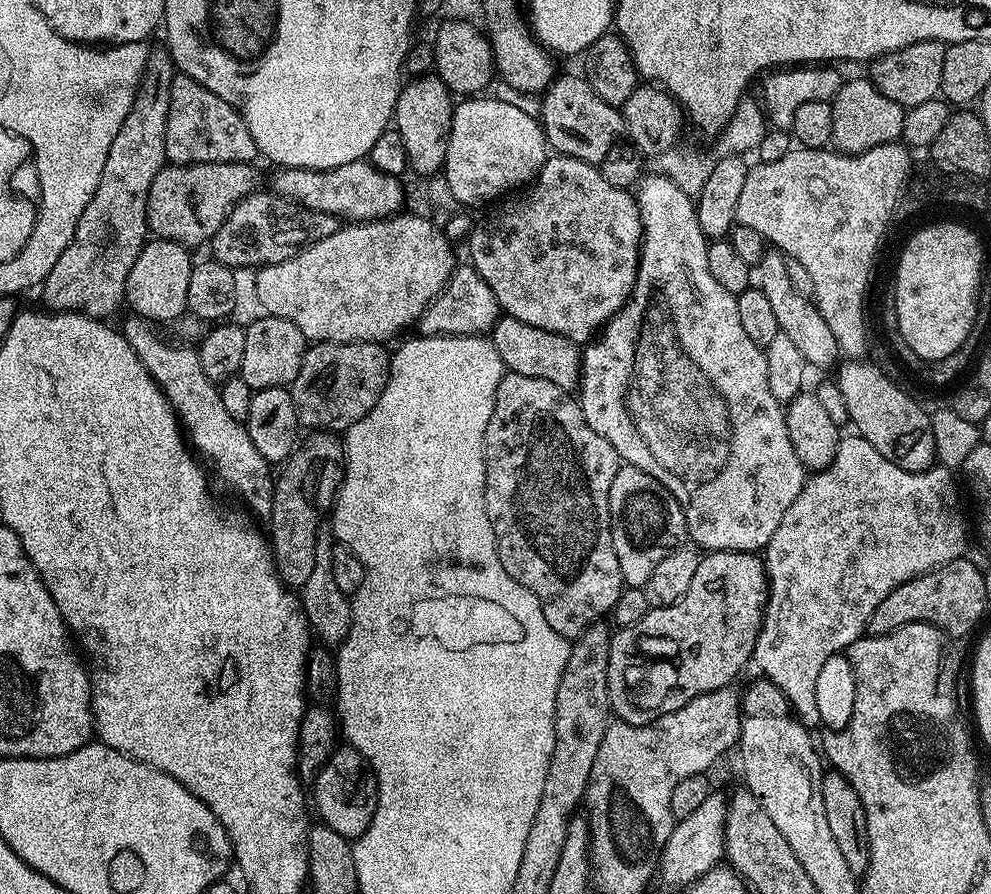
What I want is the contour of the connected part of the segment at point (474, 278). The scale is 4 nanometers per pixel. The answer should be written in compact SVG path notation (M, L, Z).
M457 263L446 286L426 306L420 315L418 332L422 336L478 336L491 333L502 313L498 298L494 298L494 290L486 286L486 282L478 274L471 263Z

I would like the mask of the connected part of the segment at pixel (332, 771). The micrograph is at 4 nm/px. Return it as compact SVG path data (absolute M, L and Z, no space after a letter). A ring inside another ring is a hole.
M337 747L317 772L314 787L319 819L330 826L330 830L338 830L338 834L349 838L358 837L367 830L376 809L376 779L372 777L364 757L359 756L353 748Z

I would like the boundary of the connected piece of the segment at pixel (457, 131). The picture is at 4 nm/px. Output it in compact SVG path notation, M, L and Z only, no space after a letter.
M484 98L461 99L452 109L447 161L442 172L450 194L460 206L487 205L513 190L523 189L535 180L550 155L544 129L533 113L531 116L526 109L508 100L480 99Z

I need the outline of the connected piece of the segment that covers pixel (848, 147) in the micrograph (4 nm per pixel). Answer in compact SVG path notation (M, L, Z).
M845 79L830 103L834 118L832 144L845 154L865 152L874 146L899 141L902 137L905 108L898 102L886 98L886 94L882 94L872 85L871 79Z

